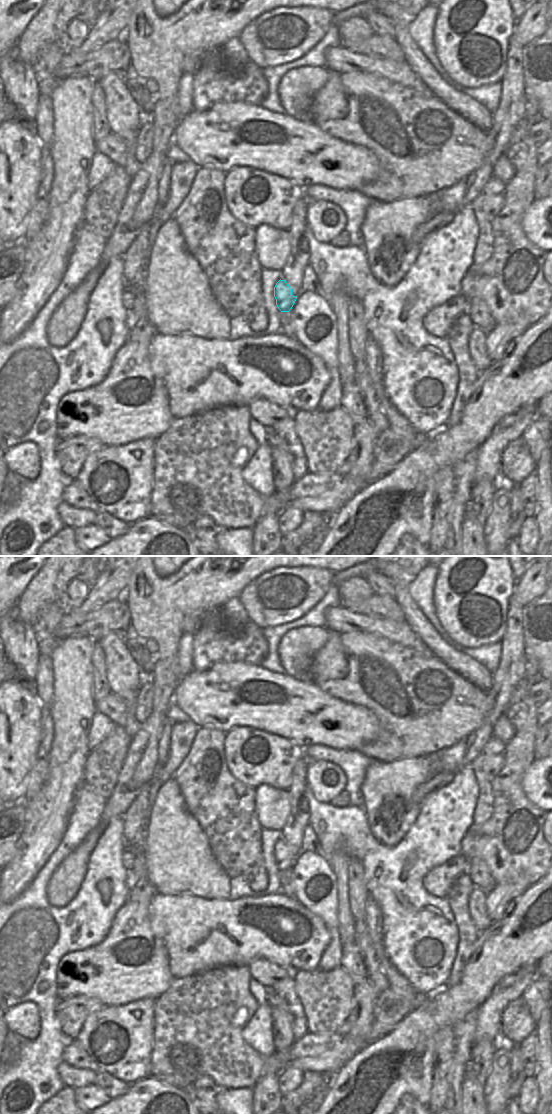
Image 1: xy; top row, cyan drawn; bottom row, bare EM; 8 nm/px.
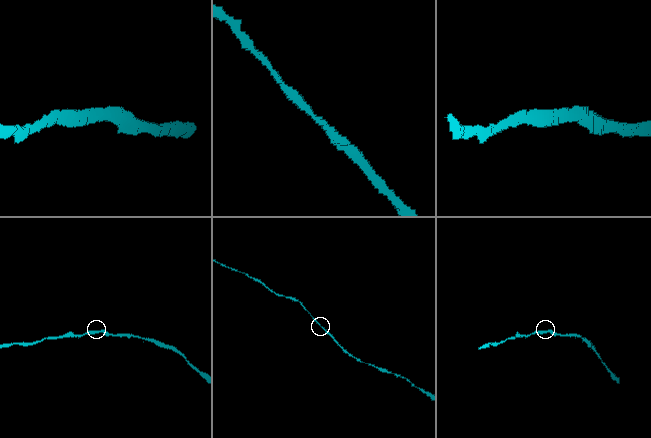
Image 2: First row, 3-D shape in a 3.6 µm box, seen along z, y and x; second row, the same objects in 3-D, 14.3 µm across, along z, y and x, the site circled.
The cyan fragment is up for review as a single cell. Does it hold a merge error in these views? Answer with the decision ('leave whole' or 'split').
leave whole

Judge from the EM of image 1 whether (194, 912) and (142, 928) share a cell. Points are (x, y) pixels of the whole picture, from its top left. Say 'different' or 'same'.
different

